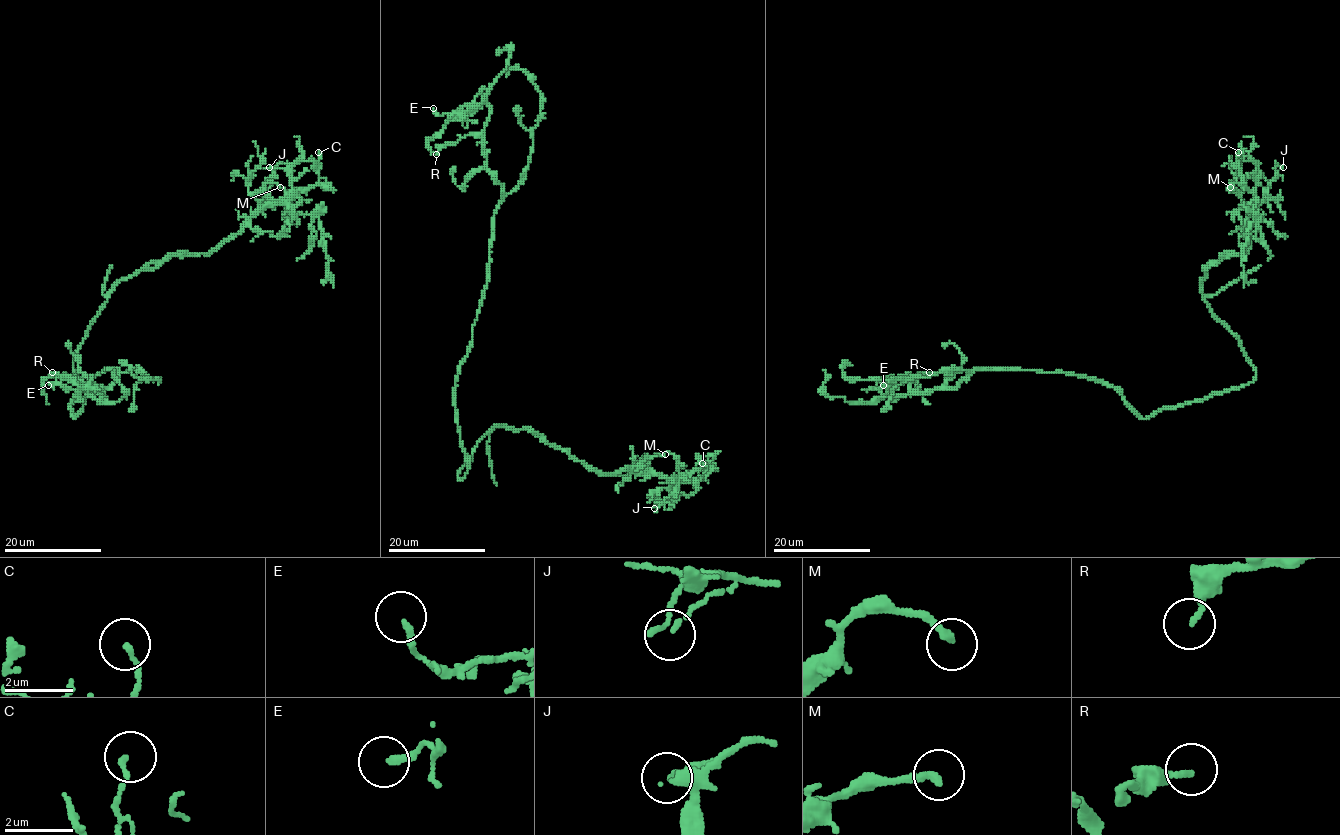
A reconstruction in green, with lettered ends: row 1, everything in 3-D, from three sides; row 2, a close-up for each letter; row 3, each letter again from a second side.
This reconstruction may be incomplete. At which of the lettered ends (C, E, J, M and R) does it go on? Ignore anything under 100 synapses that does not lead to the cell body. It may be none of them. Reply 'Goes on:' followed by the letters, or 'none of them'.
Goes on: none of them

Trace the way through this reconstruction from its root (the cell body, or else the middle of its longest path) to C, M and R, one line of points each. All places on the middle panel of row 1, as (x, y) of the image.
C: (461, 438), (468, 471), (459, 480), (476, 443), (498, 425), (530, 430), (602, 472), (682, 480), (702, 463)
M: (461, 438), (459, 480), (498, 425), (602, 472), (643, 471), (665, 454)
R: (461, 438), (454, 379), (471, 342), (503, 187), (476, 133), (436, 154)

